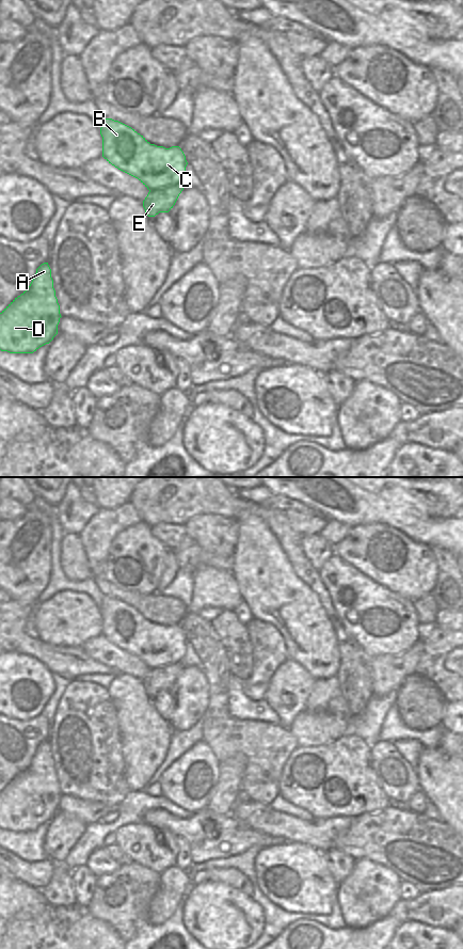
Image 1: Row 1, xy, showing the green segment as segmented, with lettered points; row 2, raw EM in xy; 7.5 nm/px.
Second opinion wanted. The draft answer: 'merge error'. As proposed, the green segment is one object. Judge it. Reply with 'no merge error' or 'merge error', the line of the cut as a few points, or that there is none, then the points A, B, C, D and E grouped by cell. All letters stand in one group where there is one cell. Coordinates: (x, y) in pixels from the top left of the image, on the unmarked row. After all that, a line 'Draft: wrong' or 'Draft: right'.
merge error | xy (180, 662), (149, 669) | A B C D / E
Draft: right

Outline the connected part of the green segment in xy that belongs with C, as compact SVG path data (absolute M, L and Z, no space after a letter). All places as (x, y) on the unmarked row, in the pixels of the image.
M103 597L100 606L102 635L118 648L138 657L149 669L181 663L188 643L179 624L165 627L150 622L131 605L112 597Z

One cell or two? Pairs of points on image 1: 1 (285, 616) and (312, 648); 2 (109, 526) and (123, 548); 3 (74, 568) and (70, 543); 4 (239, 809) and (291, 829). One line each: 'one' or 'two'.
1: one
2: two
3: one
4: one

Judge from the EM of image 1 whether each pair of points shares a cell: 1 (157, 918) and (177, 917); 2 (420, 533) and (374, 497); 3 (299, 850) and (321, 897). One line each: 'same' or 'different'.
1: different
2: same
3: same

